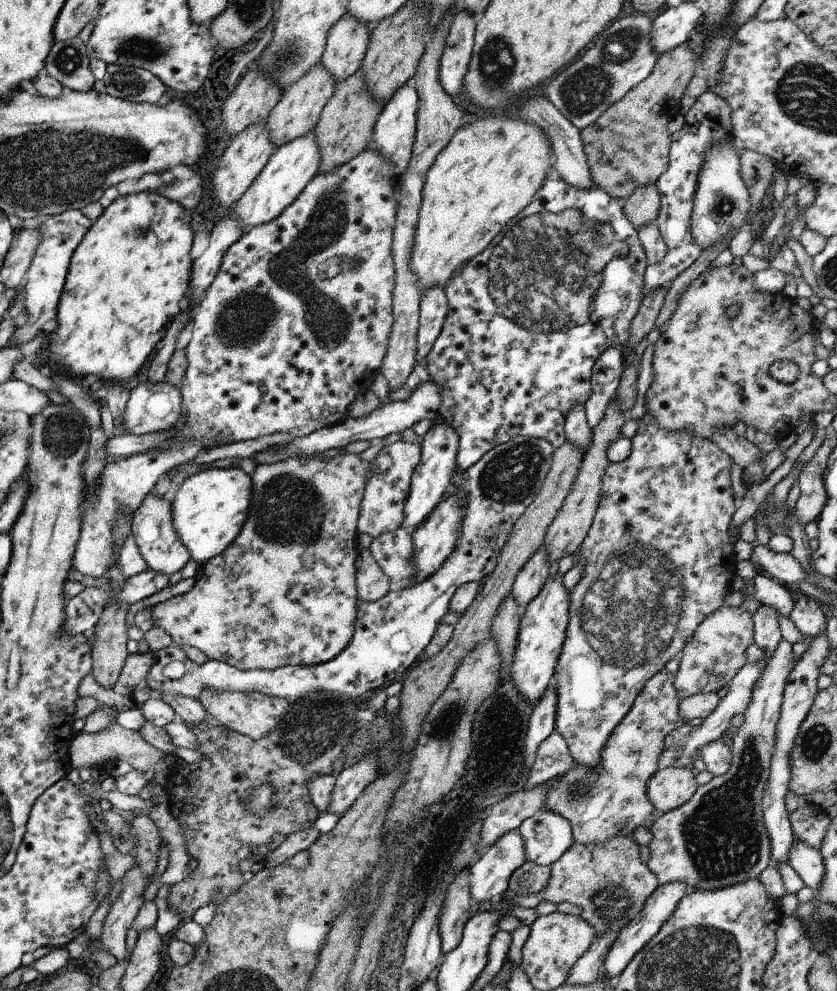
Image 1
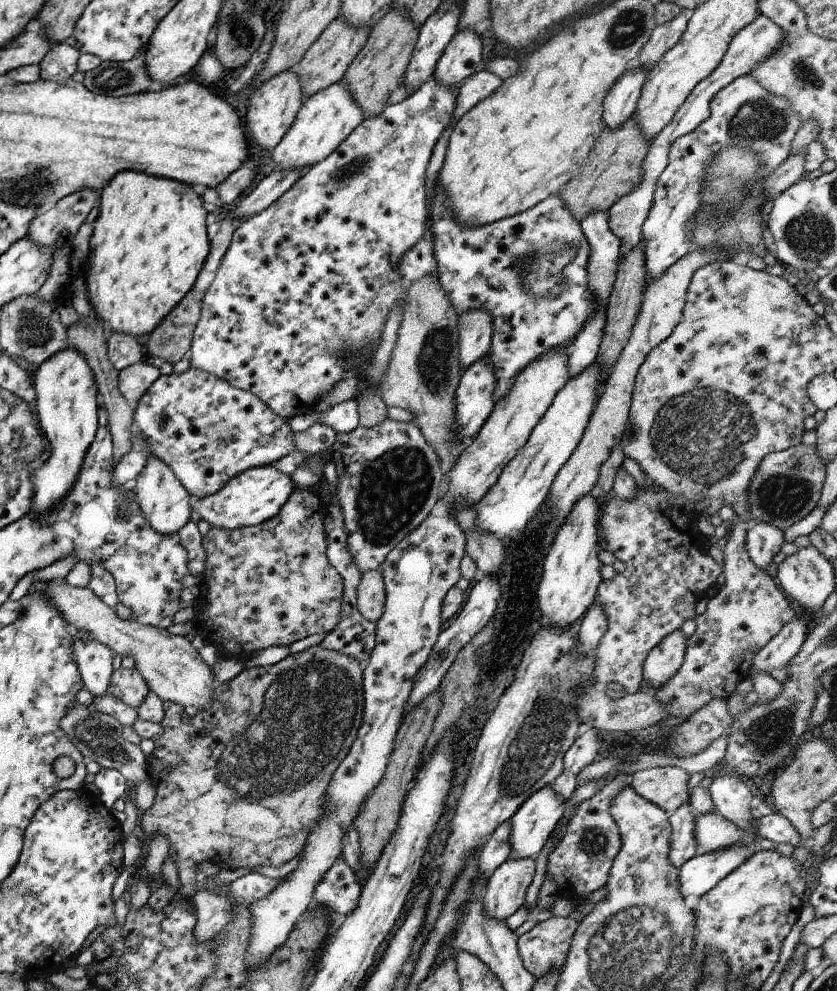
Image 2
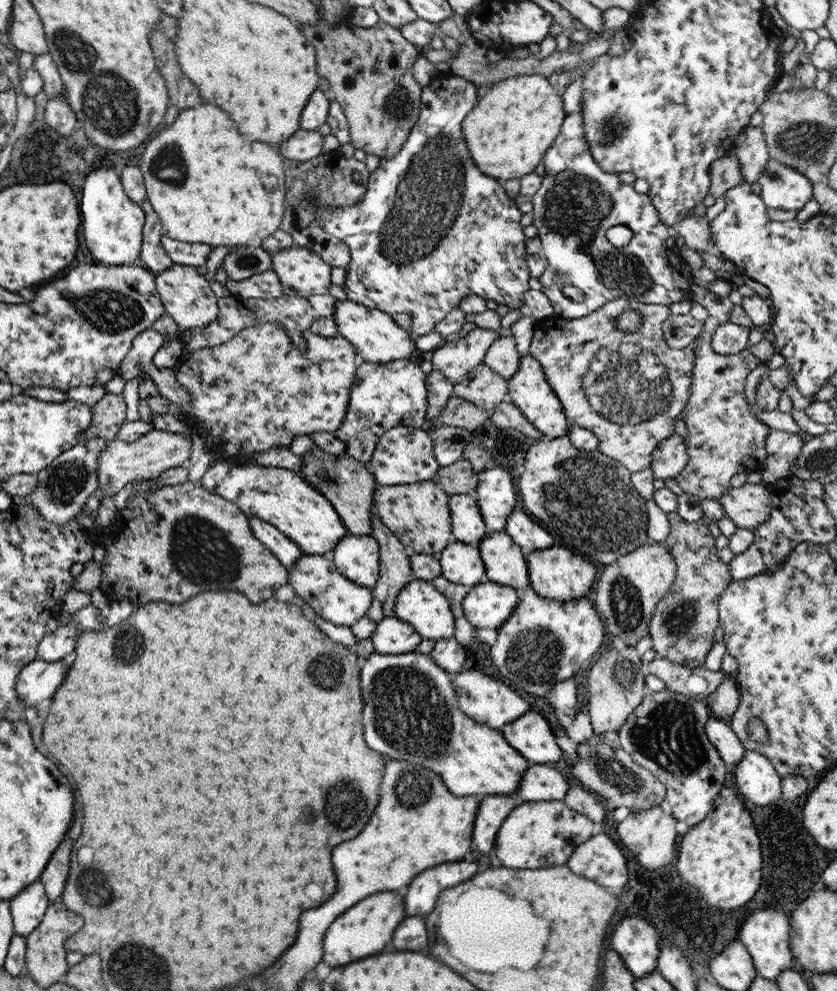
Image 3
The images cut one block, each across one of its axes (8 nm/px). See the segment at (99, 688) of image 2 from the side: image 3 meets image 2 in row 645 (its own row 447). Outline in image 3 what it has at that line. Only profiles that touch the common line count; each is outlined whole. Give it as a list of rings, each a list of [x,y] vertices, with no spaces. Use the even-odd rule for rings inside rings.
[[[90,436],[84,443],[79,442],[56,456],[47,466],[35,473],[37,483],[28,495],[13,498],[13,505],[27,504],[45,518],[49,524],[63,526],[81,512],[85,499],[97,488],[97,455],[108,441],[105,438]]]

